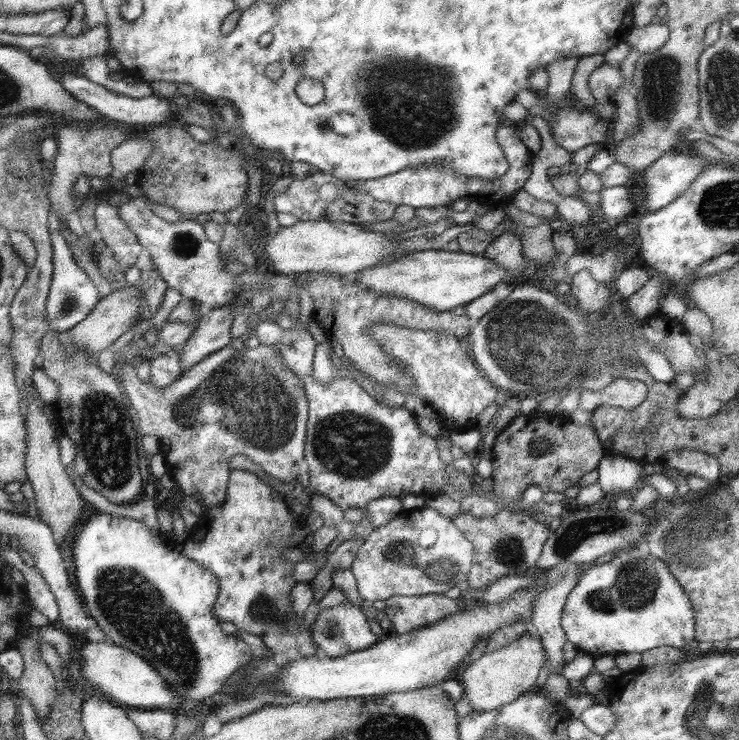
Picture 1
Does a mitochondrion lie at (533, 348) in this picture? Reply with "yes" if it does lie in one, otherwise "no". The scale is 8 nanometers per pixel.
yes

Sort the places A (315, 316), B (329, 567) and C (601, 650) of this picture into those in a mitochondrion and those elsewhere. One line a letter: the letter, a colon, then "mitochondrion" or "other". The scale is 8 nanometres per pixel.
A: other
B: other
C: other

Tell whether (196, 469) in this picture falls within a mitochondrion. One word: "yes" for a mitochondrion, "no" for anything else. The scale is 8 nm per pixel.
no

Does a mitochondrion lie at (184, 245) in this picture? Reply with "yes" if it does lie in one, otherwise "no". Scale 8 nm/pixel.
yes

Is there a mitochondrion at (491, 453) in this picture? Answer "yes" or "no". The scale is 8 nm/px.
no

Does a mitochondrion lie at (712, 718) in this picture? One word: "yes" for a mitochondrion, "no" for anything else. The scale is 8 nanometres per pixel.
yes

